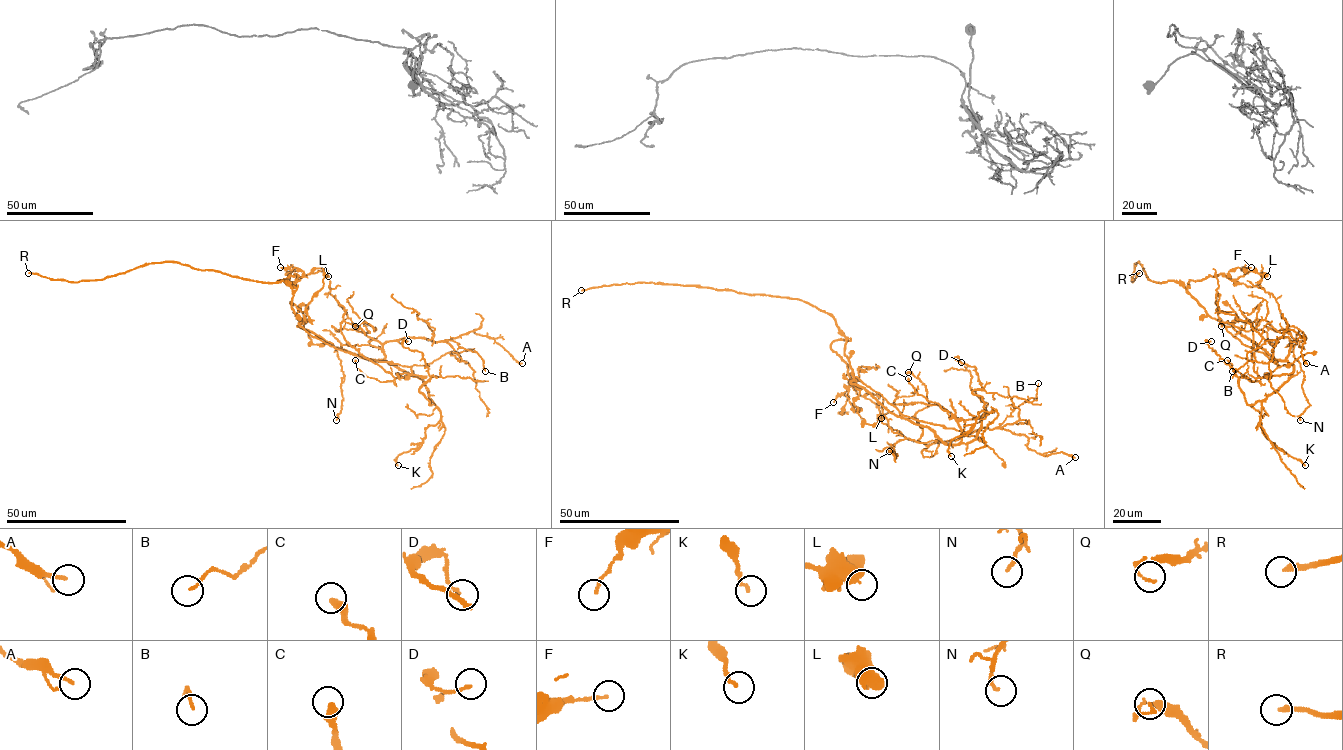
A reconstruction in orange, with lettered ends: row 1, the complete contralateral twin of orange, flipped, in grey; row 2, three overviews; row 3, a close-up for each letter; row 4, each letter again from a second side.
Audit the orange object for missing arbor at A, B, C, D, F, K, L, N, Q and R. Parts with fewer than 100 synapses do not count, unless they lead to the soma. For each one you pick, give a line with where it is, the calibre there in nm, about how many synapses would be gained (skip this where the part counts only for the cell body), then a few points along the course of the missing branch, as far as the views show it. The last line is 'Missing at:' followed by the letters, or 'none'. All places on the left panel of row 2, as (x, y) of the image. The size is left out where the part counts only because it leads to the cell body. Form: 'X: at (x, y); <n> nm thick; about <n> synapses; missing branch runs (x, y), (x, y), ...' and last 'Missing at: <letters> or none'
R: at (28, 273); 280 nm thick; about 160 synapses
Missing at: R

